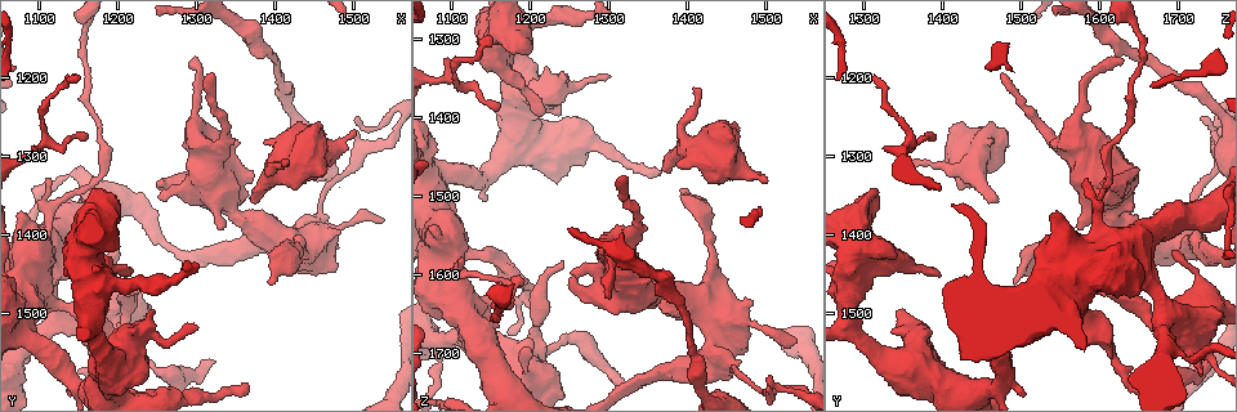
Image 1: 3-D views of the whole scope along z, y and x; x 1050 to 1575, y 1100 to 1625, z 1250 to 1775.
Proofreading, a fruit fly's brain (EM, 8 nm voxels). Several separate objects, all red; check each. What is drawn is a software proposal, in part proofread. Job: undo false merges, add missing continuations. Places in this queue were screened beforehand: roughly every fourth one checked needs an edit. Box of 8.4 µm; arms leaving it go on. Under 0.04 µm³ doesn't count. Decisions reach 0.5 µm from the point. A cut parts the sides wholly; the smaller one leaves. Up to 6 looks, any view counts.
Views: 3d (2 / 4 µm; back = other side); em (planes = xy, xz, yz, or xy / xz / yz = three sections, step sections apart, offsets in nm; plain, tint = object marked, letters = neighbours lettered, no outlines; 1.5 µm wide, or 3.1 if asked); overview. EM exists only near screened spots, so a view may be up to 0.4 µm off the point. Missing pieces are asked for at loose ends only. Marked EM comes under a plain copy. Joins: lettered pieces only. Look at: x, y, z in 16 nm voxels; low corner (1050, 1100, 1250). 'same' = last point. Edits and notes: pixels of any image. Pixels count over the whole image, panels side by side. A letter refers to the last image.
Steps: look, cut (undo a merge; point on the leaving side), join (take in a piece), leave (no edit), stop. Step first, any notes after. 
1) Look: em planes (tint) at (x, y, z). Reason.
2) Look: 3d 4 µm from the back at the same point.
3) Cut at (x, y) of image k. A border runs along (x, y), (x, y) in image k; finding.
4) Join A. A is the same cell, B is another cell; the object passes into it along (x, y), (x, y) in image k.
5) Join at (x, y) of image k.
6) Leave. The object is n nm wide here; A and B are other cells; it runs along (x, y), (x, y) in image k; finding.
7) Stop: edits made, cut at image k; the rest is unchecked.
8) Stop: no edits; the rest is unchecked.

Look: em planes (letters) at (1180, 1340, 1315). Branch stops here.

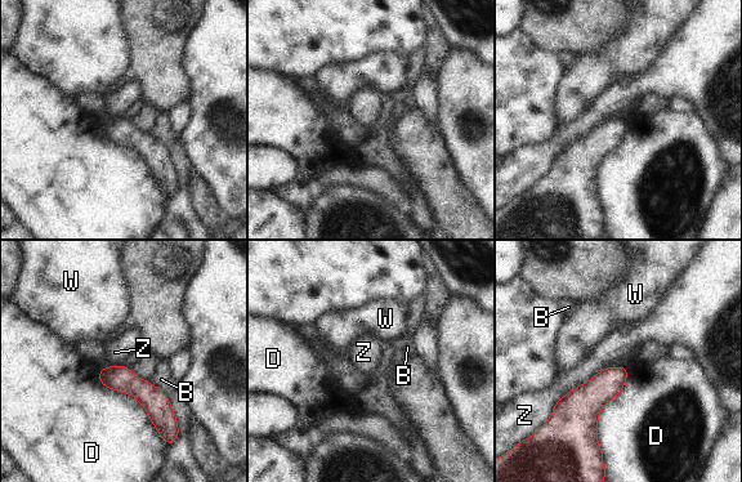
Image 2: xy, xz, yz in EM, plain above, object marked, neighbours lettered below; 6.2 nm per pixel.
Leave. B, D, W and Z are other cells; a border runs along (607, 366), (568, 391), (548, 419) in image 2; no lettered piece goes on from it.

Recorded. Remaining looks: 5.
Look: em xz step 8 (letters) at (1375, 1360, 1470). Branch stops here.

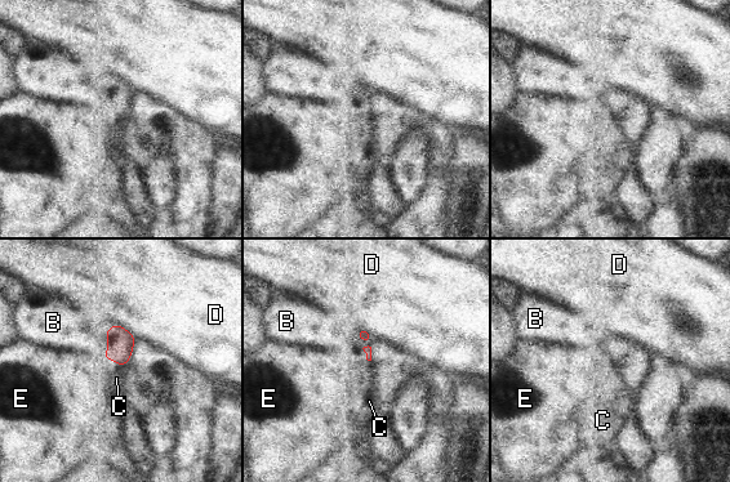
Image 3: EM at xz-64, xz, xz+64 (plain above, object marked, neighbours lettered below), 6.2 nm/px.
Look: em planes (letters) at the same point.

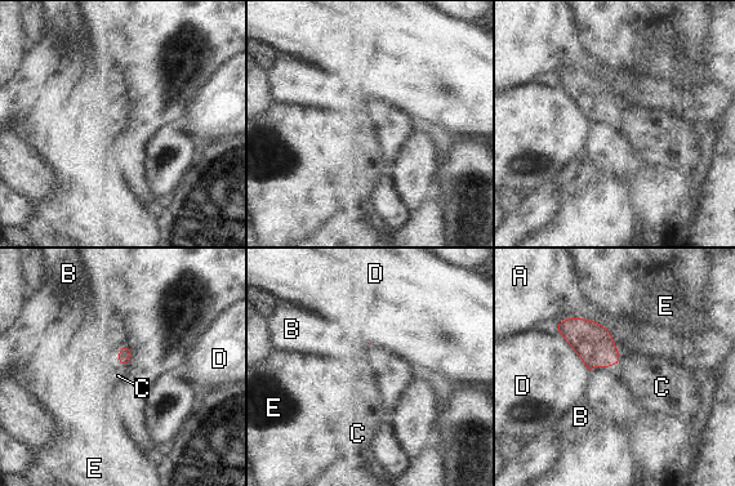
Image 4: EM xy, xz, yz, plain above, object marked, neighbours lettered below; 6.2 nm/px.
Join at (117, 375) of image 4. C is the same cell, A, B, D and E are other cells; it goes on there.

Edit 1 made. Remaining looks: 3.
Look: 3d 2 µm at (1125, 1500, 1690). Narrows sharply.

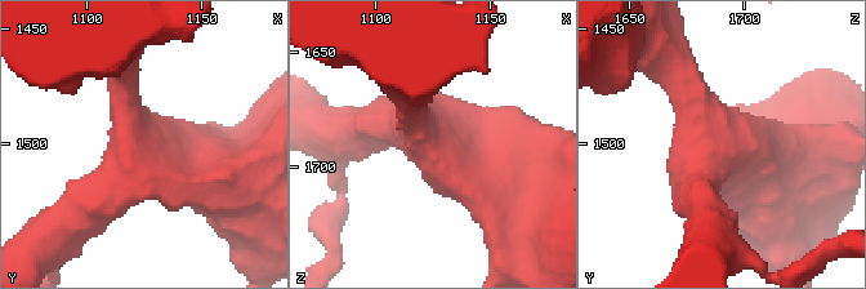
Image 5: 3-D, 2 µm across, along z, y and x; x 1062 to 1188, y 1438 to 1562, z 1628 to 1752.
Look: em planes (letters) at (1124, 1501, 1688).

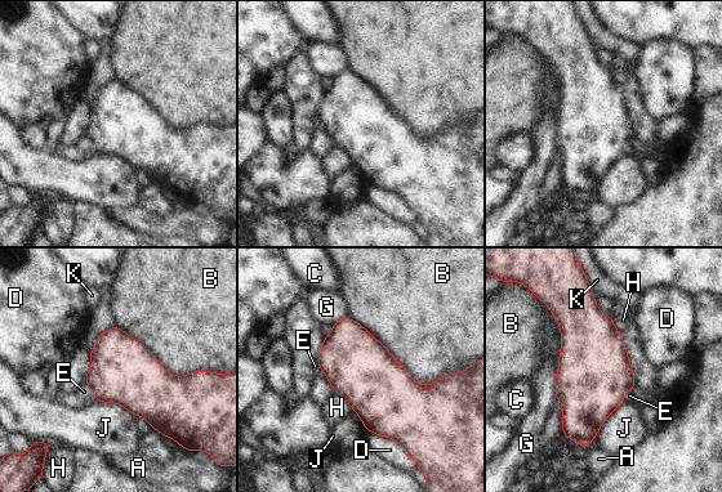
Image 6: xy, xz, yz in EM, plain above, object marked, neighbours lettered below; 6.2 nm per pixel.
Leave. A, B, C, D, E, G, H, J and K are other cells; 3 arms meet here; a border runs along (347, 317), (415, 381), (450, 375) in image 6; all the same neuron.

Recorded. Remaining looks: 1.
Stop: edits made, join at image 4; the rest is unchecked.

